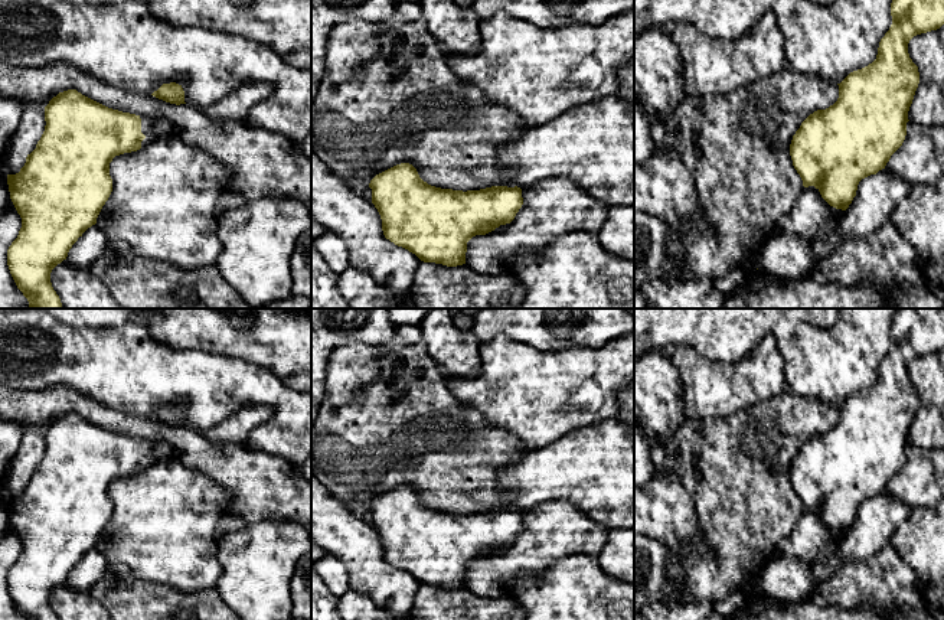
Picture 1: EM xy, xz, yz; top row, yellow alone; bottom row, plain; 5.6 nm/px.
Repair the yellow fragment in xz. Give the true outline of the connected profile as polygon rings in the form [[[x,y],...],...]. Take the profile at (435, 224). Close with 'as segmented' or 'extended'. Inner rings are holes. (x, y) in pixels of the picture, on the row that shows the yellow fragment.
[[[409,163],[376,174],[369,187],[386,239],[424,262],[466,264],[467,242],[510,223],[523,205],[522,189],[441,189],[424,182]]] | as segmented

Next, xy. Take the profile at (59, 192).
[[[68,89],[53,97],[45,107],[45,121],[45,131],[36,149],[27,154],[25,166],[19,173],[7,174],[10,199],[22,218],[19,235],[7,249],[7,265],[17,288],[27,298],[29,309],[62,309],[61,298],[50,283],[50,273],[66,260],[78,238],[97,223],[97,218],[112,192],[110,163],[115,156],[146,147],[159,134],[173,133],[174,125],[166,118],[108,108],[76,89]]] | extended

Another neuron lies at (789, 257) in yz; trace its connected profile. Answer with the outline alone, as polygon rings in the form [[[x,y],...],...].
[[[772,234],[764,244],[757,268],[784,280],[806,277],[813,264],[811,244],[797,235]]]

